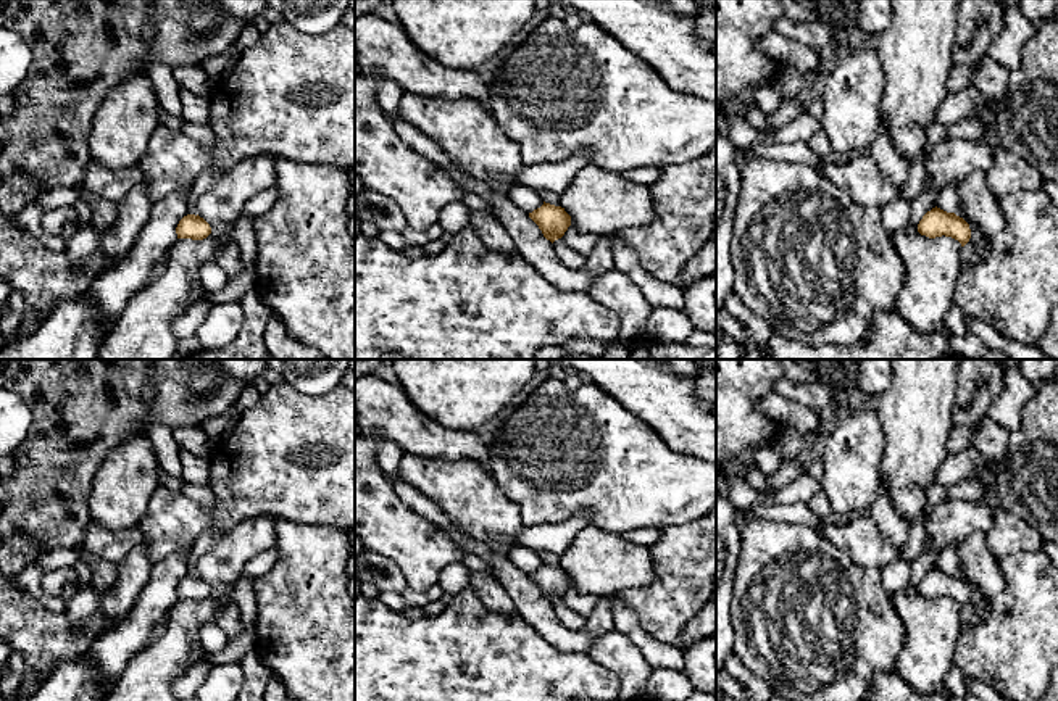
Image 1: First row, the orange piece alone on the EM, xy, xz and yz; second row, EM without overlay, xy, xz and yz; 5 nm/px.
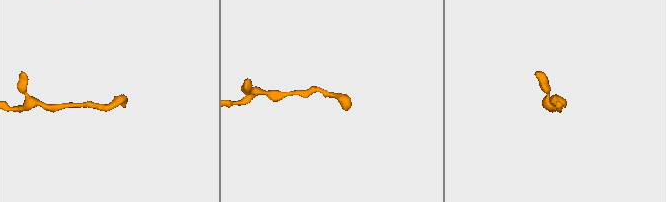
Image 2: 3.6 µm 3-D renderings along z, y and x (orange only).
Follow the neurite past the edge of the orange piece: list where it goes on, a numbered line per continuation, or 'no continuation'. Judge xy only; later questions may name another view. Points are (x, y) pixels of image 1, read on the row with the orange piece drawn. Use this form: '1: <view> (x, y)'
no continuation

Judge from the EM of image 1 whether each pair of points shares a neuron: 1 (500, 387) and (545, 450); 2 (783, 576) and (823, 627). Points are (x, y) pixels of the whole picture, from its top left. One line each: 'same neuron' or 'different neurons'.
1: different neurons
2: same neuron

